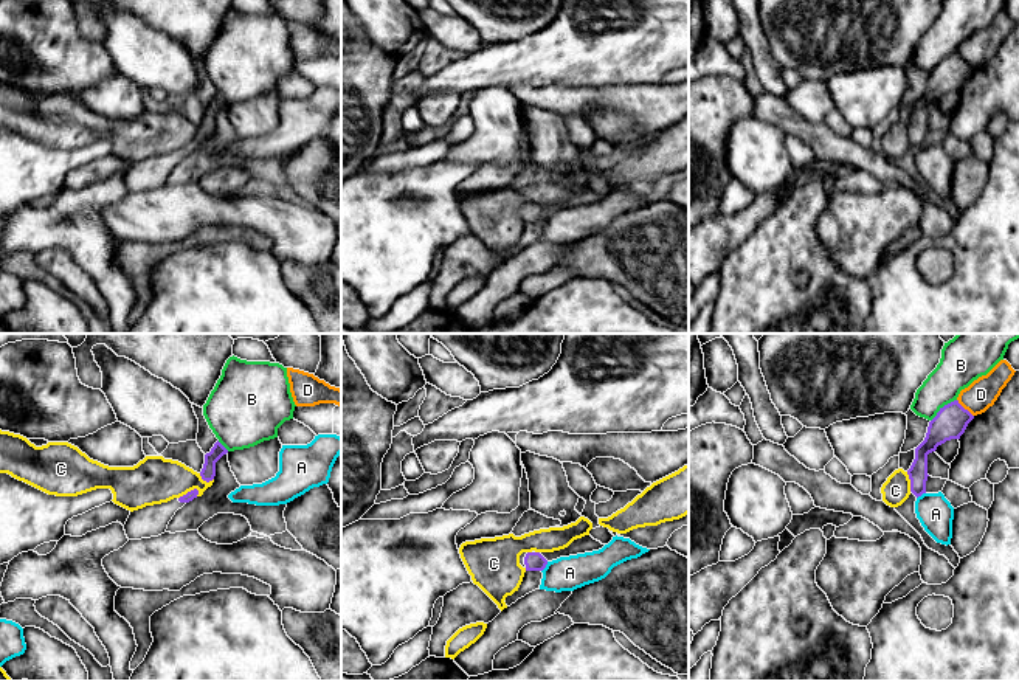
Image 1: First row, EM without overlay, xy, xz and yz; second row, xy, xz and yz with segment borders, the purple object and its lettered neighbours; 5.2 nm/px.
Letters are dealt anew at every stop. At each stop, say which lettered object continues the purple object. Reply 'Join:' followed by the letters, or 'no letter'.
Join: no letter

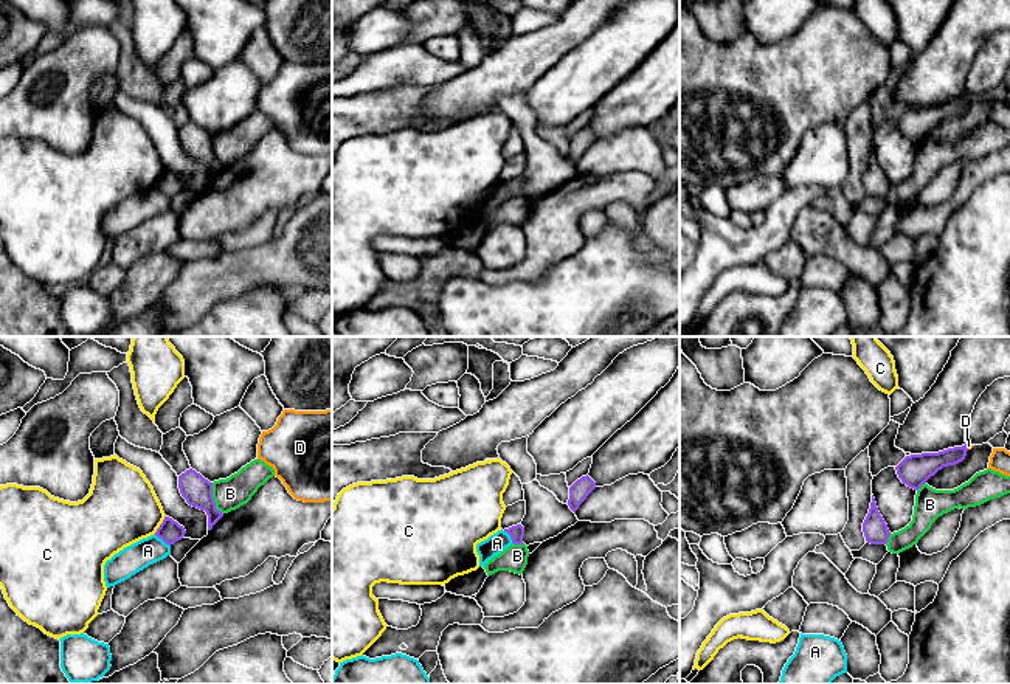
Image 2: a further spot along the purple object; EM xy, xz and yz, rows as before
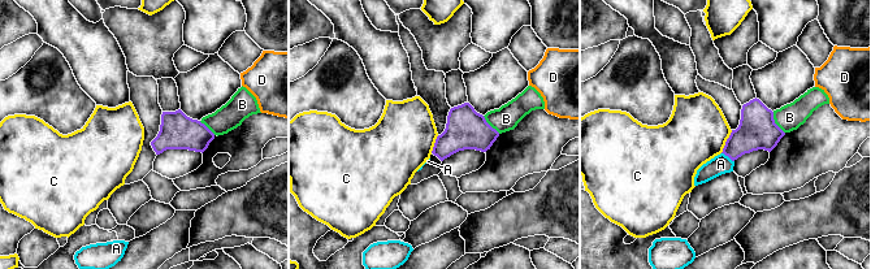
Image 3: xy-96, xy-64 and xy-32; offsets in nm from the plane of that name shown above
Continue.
Join: no letter

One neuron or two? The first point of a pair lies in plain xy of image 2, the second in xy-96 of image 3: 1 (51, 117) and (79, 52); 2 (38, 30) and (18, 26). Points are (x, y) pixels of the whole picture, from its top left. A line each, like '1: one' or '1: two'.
1: two
2: one

